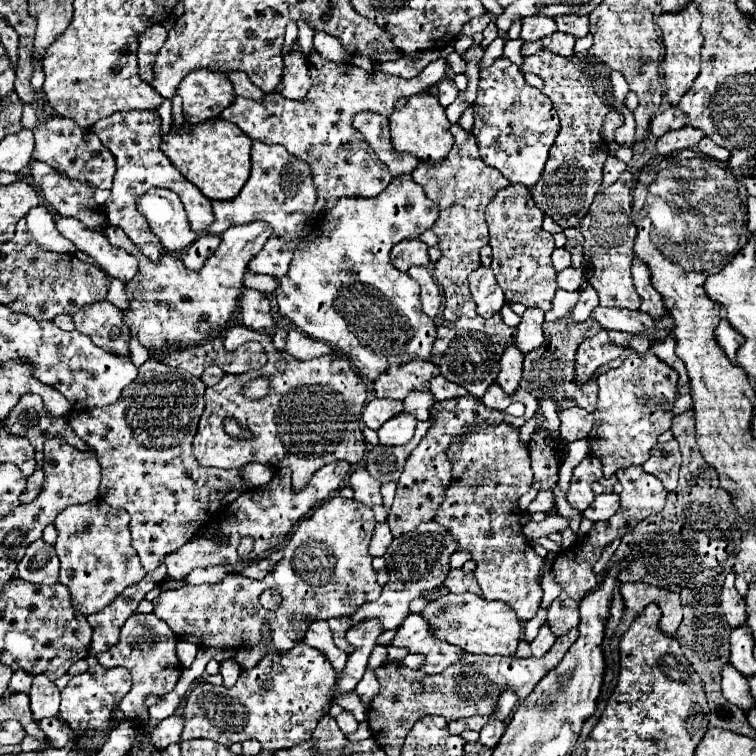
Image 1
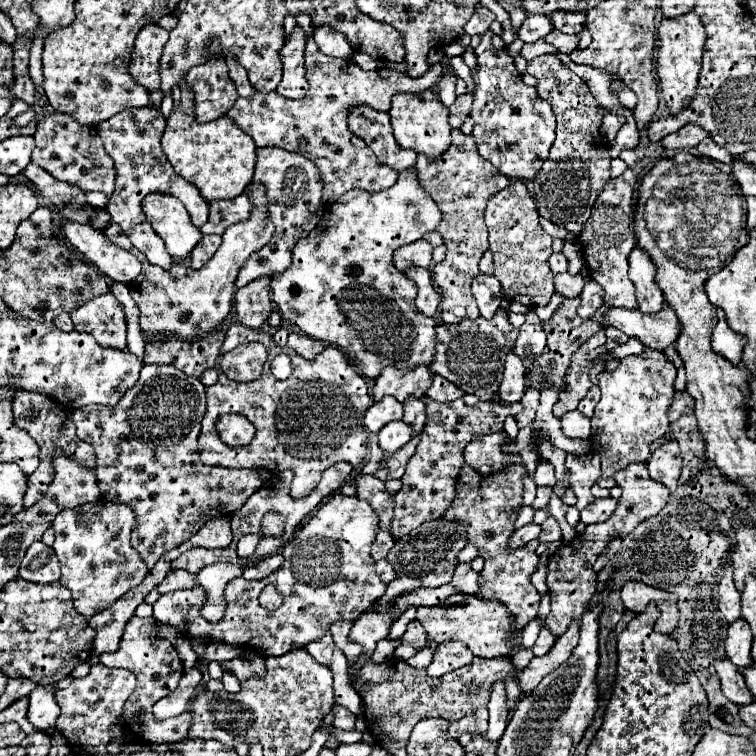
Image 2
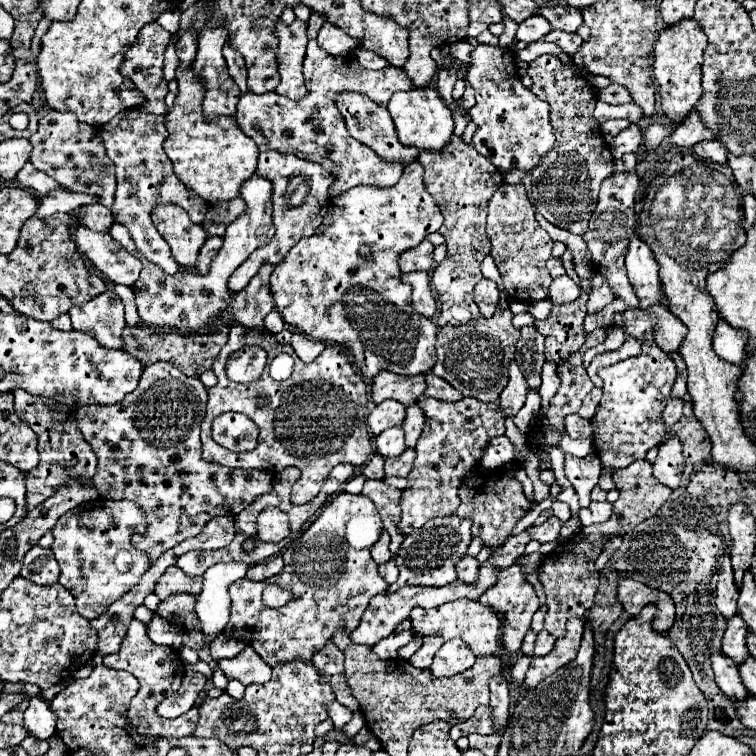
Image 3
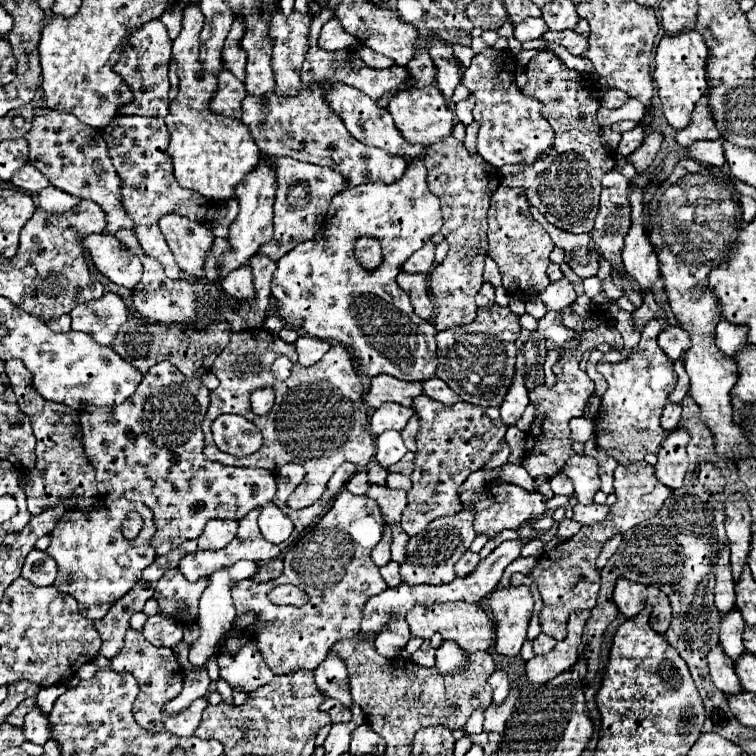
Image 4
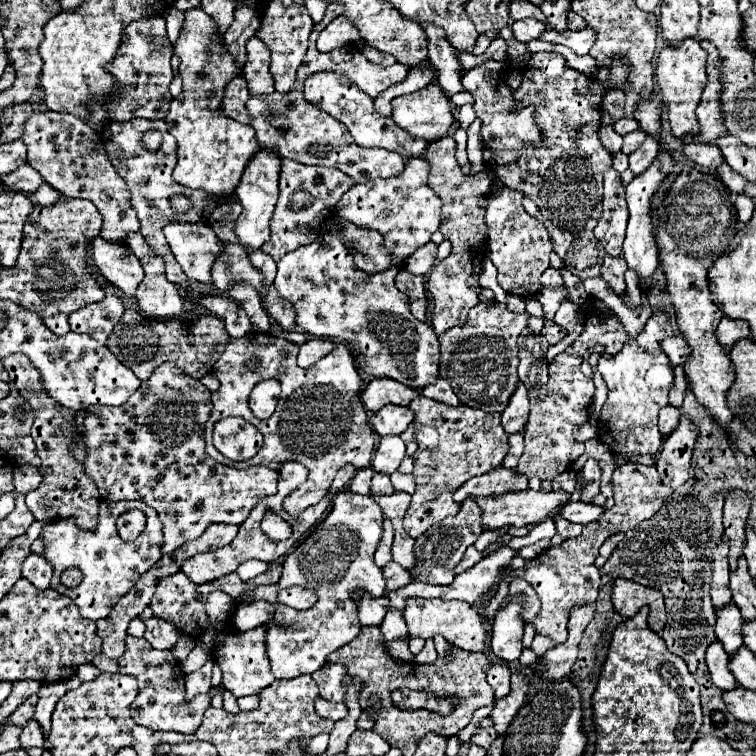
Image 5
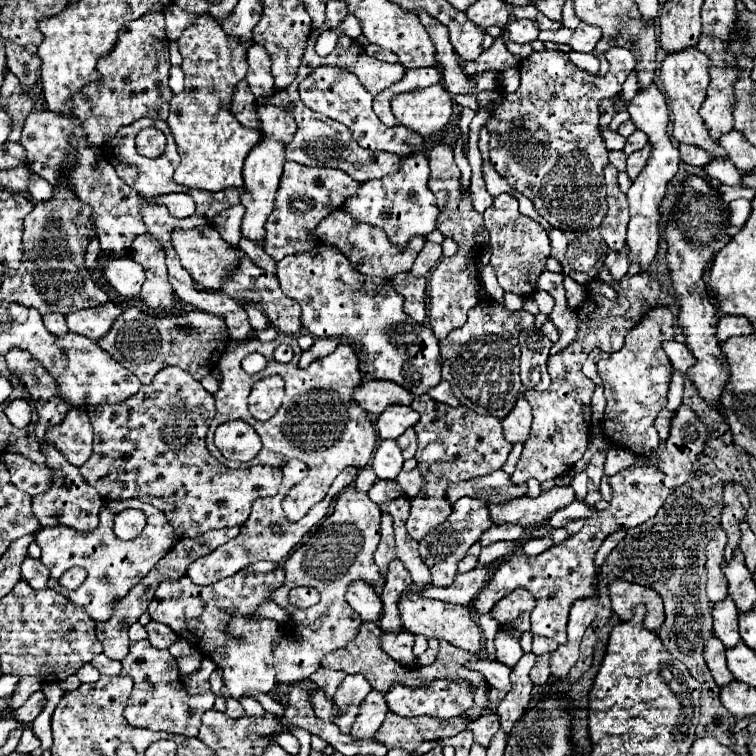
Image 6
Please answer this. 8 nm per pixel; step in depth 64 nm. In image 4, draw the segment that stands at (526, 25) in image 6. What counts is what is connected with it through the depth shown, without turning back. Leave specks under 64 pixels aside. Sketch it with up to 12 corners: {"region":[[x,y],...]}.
{"region":[[528,18],[514,24],[520,42],[542,38],[548,30],[542,18]]}

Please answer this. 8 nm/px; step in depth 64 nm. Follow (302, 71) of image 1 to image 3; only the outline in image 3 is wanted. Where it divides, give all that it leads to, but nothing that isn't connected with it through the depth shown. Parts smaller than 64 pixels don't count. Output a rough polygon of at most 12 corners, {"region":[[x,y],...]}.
{"region":[[276,22],[276,94],[306,94],[302,60],[308,46],[306,22]]}

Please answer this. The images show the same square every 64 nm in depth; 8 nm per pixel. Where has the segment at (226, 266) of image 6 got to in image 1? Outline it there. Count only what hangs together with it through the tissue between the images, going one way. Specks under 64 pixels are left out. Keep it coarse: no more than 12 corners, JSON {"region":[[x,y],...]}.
{"region":[[152,188],[136,206],[166,250],[198,238],[172,190]]}

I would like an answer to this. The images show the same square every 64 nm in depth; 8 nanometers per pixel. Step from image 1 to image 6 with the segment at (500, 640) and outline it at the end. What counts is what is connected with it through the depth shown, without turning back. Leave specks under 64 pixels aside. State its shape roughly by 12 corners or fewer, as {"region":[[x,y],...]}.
{"region":[[398,598],[404,630],[478,652],[482,630],[466,606]]}

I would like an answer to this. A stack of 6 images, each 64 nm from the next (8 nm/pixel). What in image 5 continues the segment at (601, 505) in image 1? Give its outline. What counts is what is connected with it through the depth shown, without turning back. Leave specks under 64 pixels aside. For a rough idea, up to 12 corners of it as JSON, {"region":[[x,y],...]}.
{"region":[[568,502],[560,516],[568,522],[588,524],[600,518],[602,506]]}

